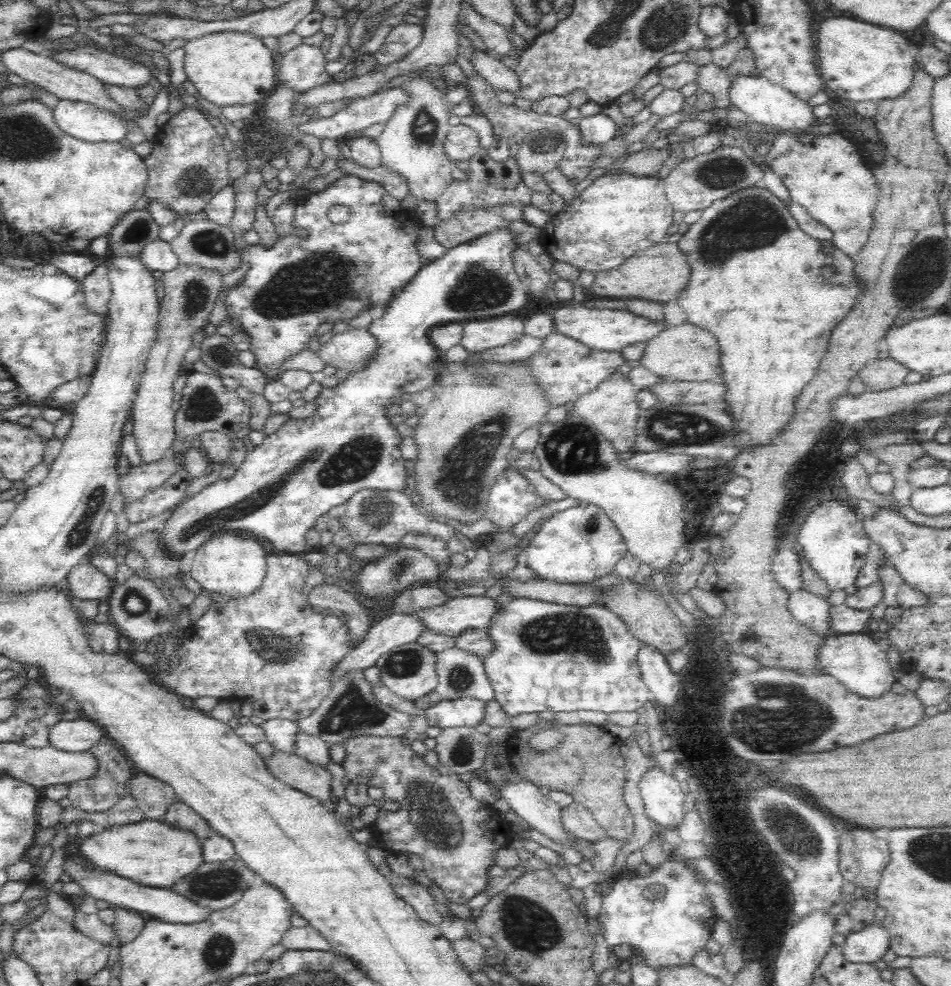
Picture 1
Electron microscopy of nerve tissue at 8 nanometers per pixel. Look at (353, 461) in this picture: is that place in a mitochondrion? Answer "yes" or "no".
yes

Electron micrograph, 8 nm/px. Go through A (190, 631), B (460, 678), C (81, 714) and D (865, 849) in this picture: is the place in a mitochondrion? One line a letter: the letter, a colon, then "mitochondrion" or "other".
A: other
B: mitochondrion
C: other
D: other

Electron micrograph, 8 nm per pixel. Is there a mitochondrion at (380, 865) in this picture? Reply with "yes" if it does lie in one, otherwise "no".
no

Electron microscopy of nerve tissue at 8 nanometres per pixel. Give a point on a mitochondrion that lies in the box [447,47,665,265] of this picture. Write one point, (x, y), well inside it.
(540, 142)

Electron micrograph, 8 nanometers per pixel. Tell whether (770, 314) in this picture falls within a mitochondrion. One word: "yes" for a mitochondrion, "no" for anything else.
no

